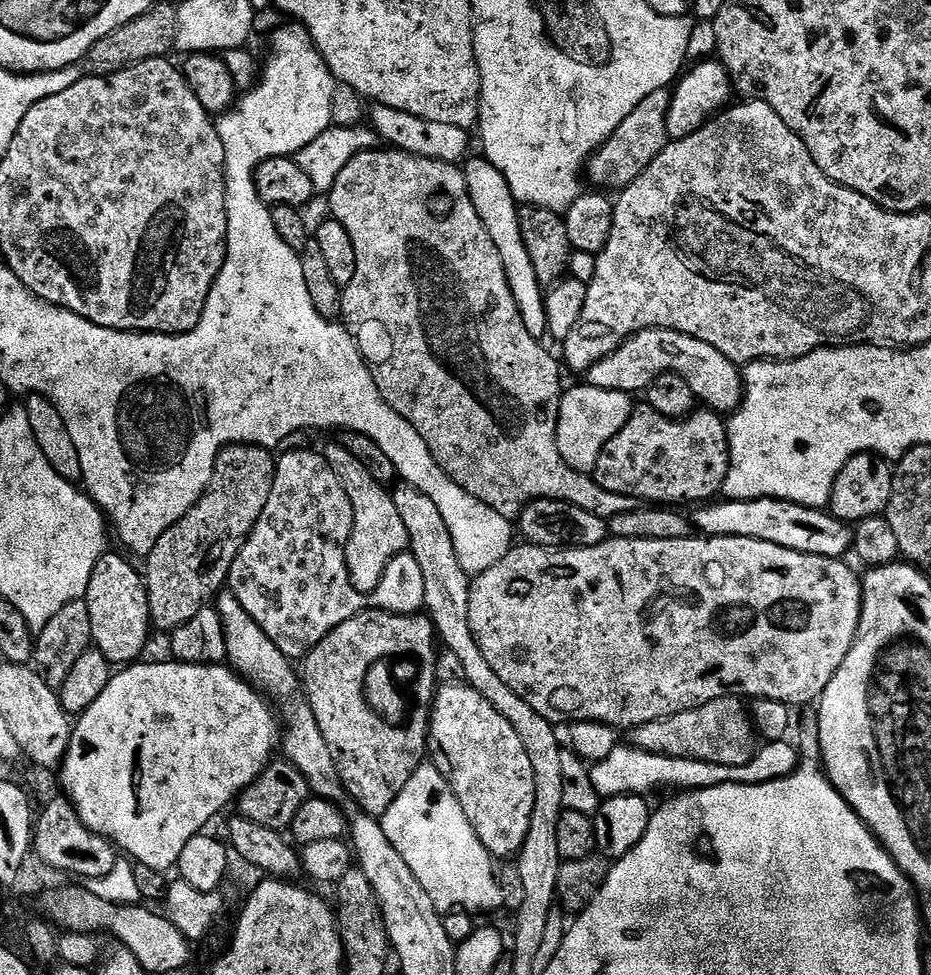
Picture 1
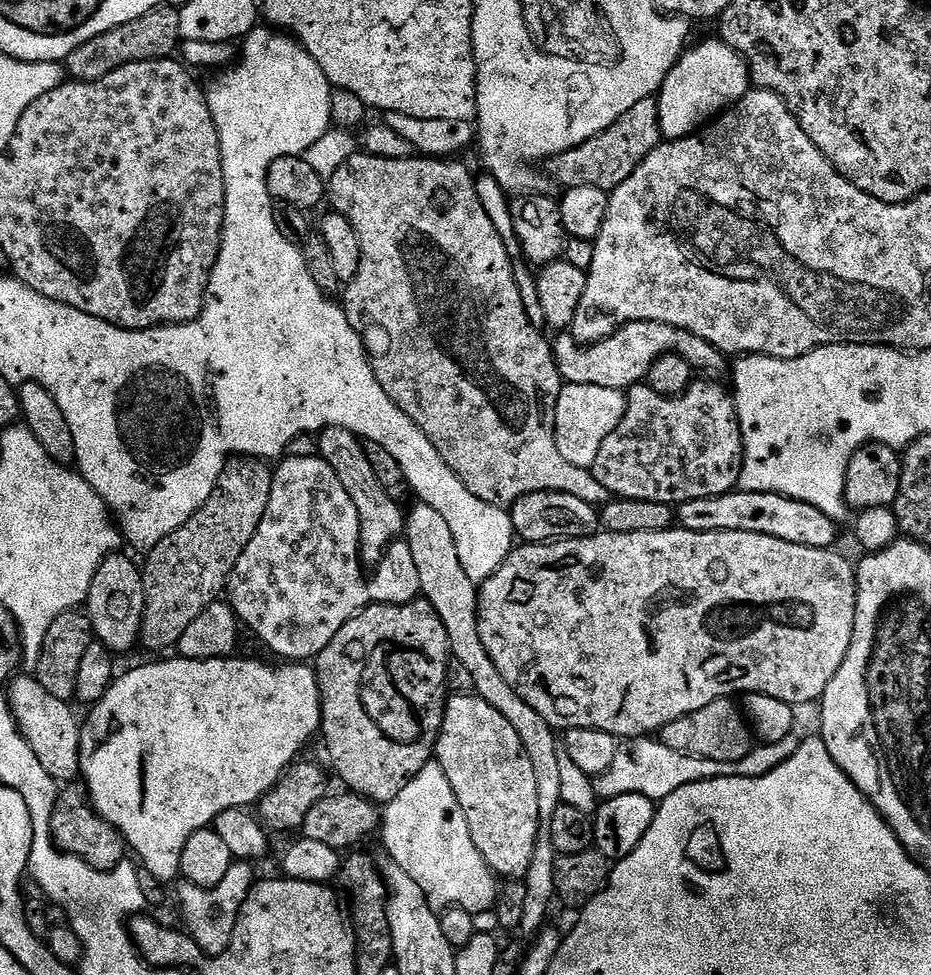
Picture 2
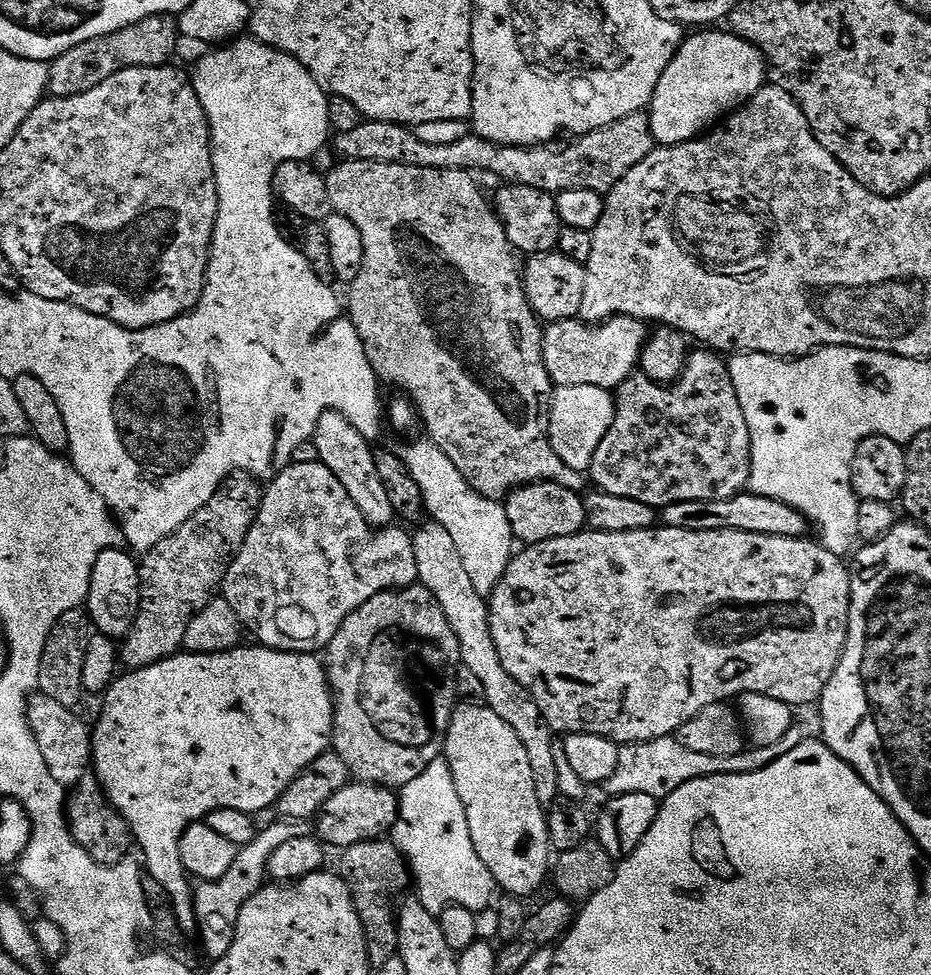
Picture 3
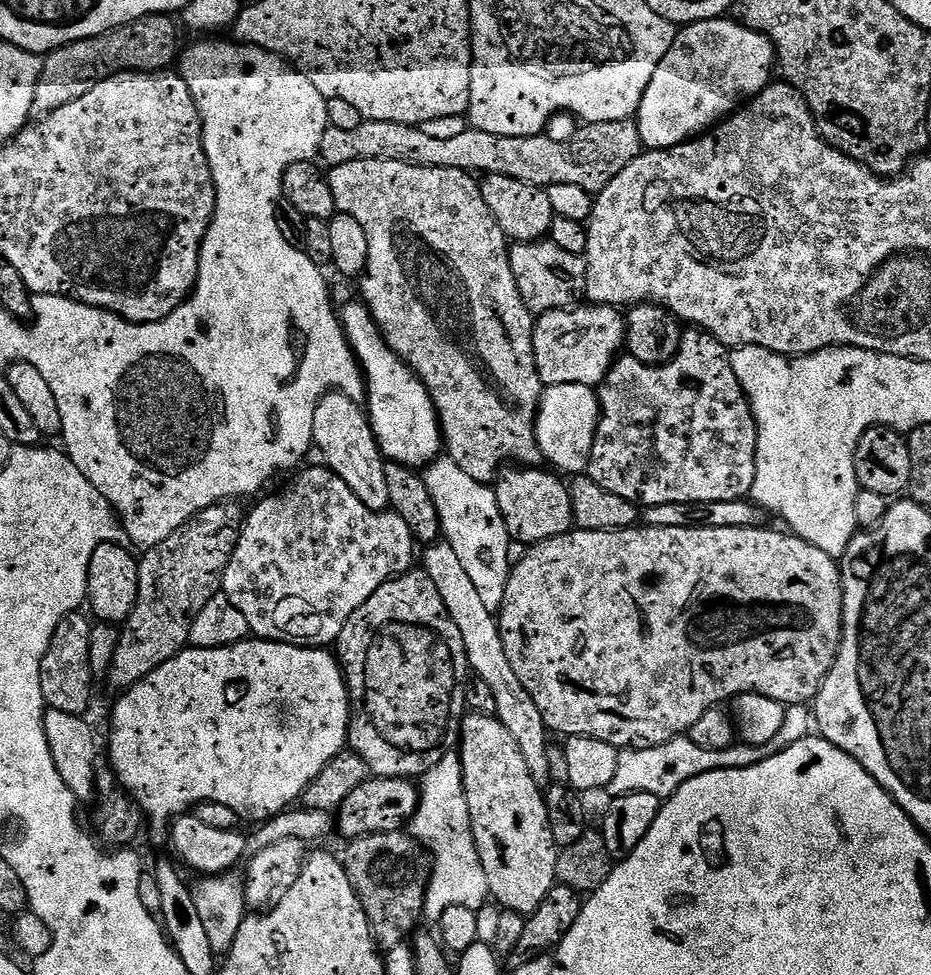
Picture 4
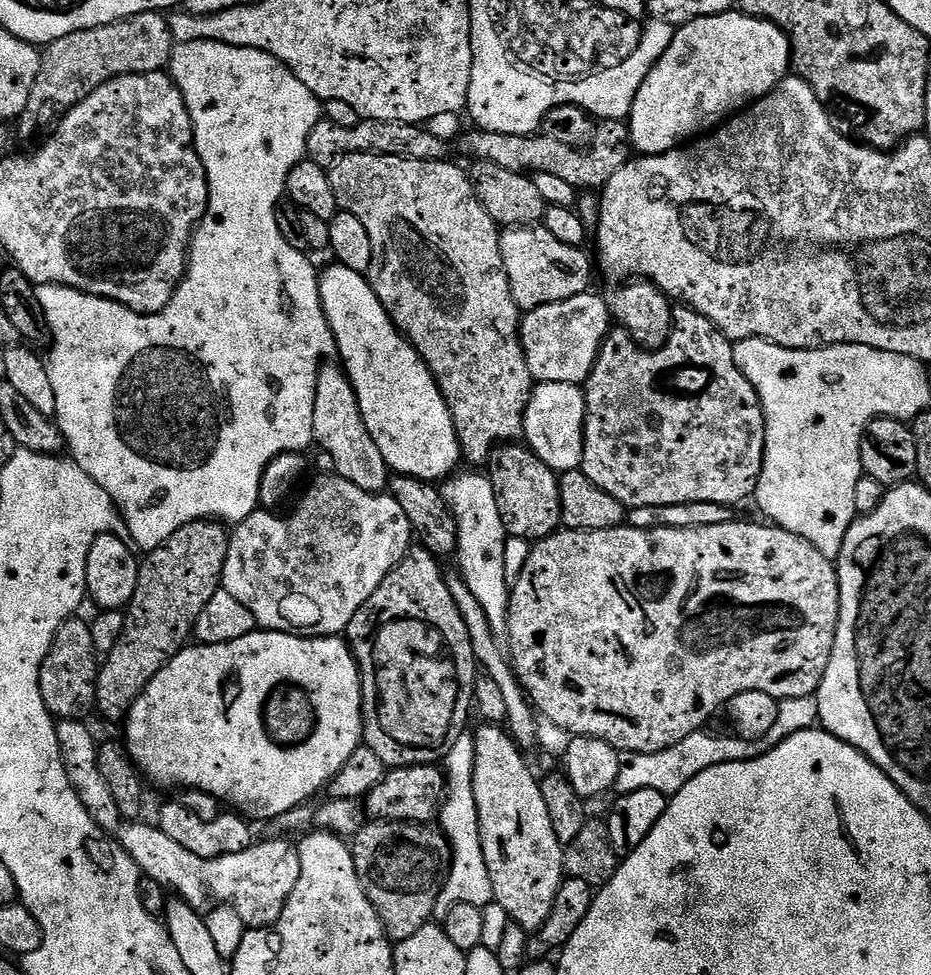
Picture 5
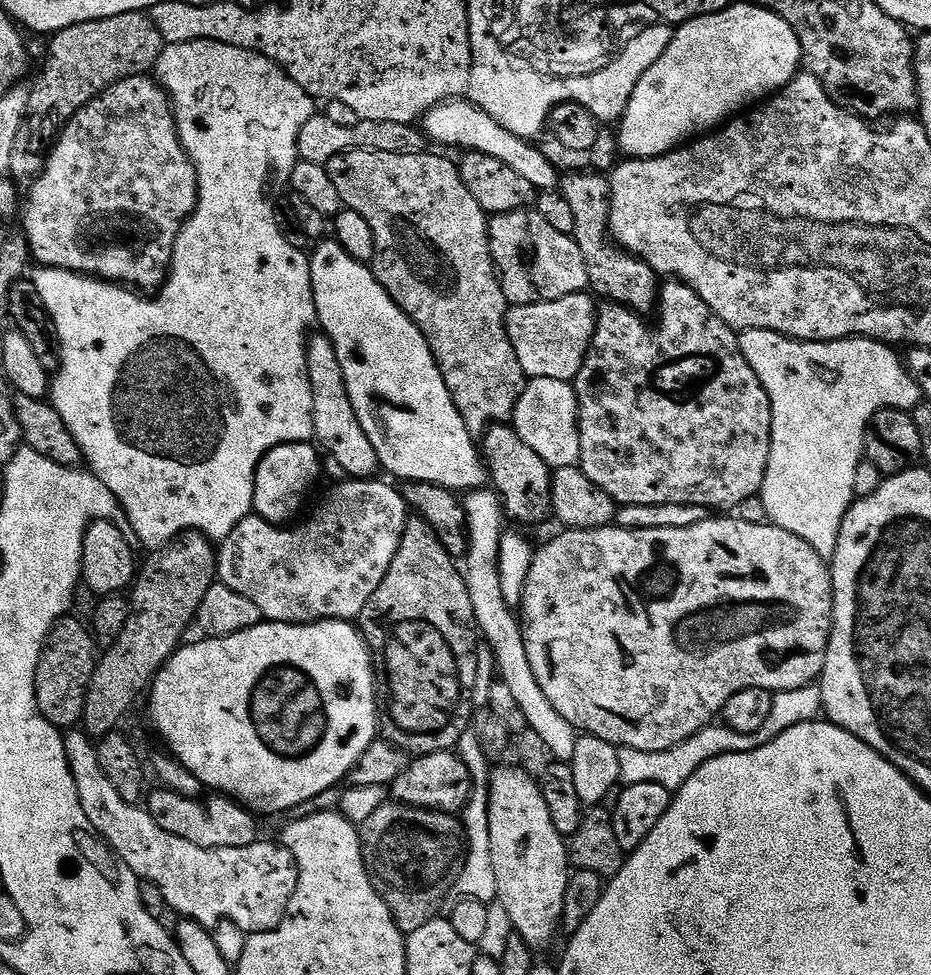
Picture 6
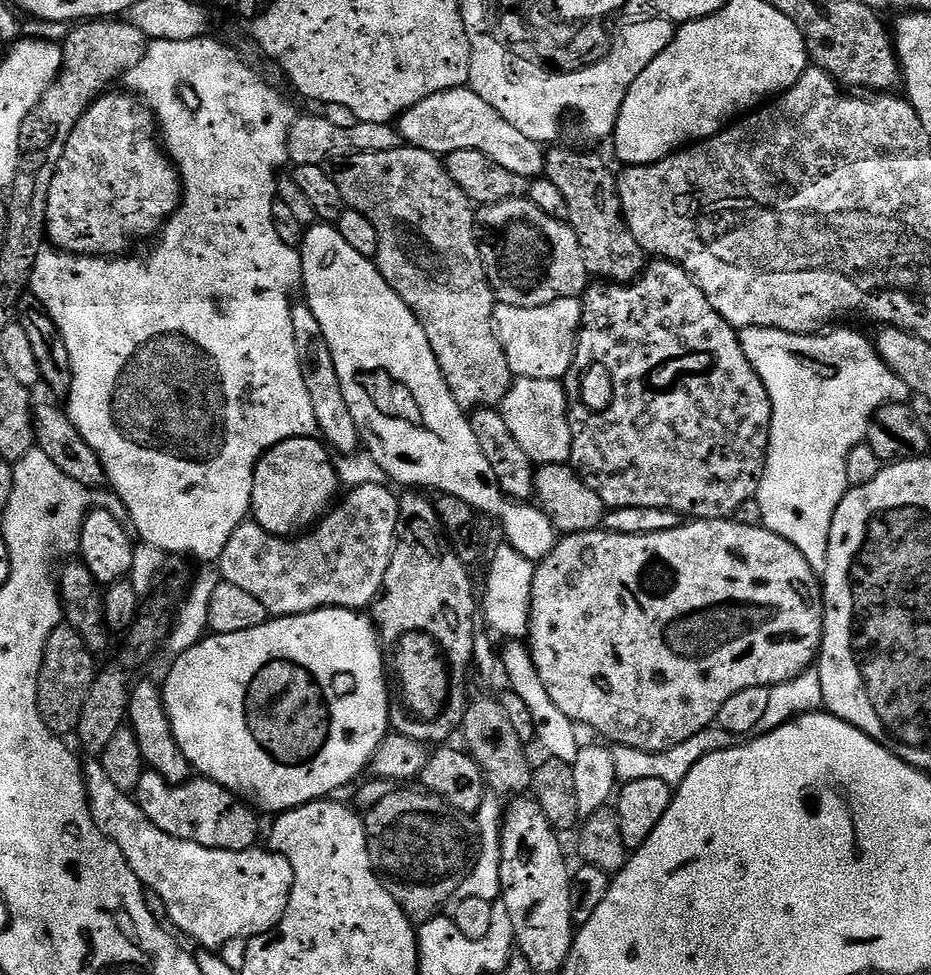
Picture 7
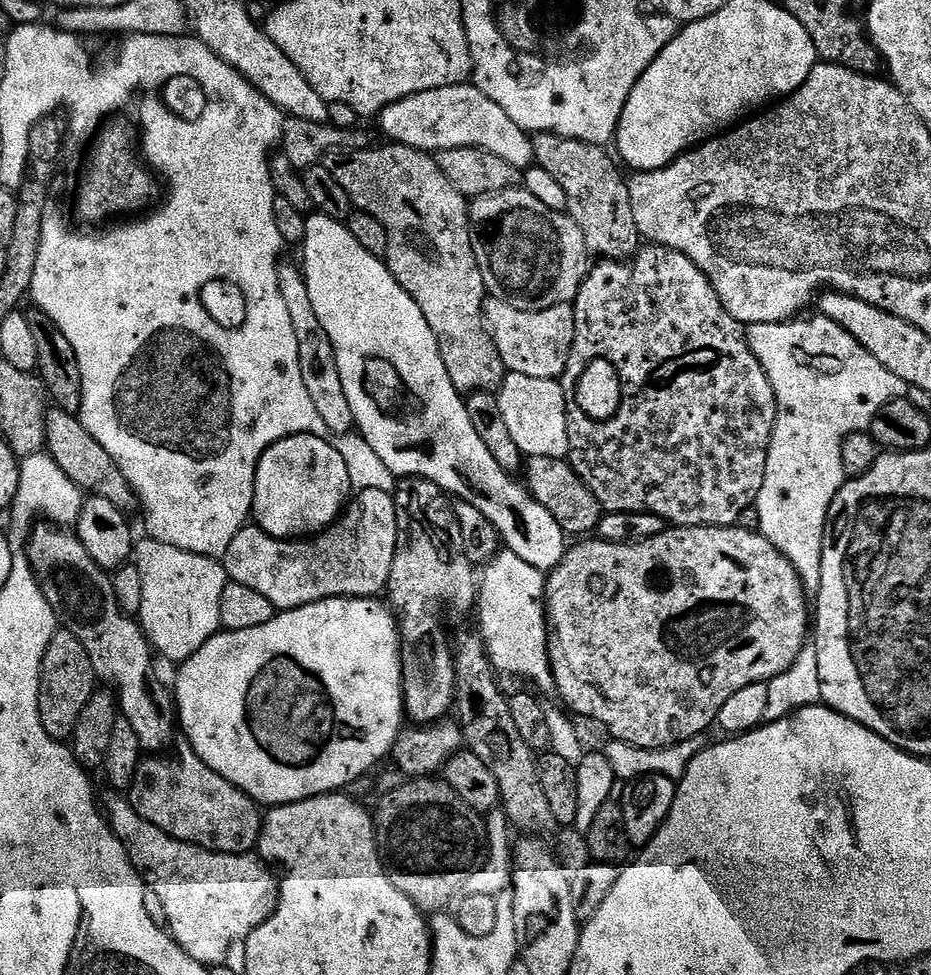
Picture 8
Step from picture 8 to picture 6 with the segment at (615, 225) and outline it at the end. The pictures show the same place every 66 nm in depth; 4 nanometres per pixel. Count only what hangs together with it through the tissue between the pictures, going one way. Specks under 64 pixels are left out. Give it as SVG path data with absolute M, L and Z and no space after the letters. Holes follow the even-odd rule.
M595 170L570 172L561 179L558 191L566 198L566 202L570 202L574 213L571 237L578 250L582 250L582 262L586 262L589 289L601 301L623 304L637 314L648 314L651 308L653 311L657 307L661 290L656 271L646 262L617 247L608 230L612 205L612 185L609 177Z

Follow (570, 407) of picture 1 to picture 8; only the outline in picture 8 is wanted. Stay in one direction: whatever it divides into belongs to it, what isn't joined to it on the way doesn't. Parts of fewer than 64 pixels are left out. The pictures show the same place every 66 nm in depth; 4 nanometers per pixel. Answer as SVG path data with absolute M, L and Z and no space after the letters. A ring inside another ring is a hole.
M508 372L498 389L502 418L514 438L514 446L525 457L565 459L568 455L568 415L564 388L559 379L526 378L526 374Z

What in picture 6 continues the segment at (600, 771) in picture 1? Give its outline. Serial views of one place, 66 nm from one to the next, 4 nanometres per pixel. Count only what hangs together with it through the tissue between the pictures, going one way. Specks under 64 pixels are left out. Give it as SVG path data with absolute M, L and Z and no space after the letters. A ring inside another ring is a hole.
M816 686L799 688L793 692L775 693L770 706L770 715L766 718L765 725L761 726L759 730L754 730L754 734L738 734L728 731L724 726L719 726L720 728L709 726L698 730L698 734L686 738L686 742L678 742L678 746L674 746L670 750L647 752L646 750L630 750L629 748L620 749L618 754L620 779L625 785L652 782L658 786L666 786L670 790L678 789L701 766L713 760L714 757L749 752L755 748L766 746L771 740L778 738L778 734L799 724L805 724L807 720L817 719L821 715L823 707L822 694L819 687Z

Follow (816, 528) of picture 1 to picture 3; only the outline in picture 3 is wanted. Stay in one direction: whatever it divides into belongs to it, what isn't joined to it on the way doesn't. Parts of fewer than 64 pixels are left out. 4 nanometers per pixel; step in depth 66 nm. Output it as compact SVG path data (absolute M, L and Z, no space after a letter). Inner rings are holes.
M745 490L734 498L725 500L703 500L702 502L674 502L662 509L662 520L669 528L709 532L710 530L738 530L750 534L766 534L782 538L804 538L809 535L810 521L798 510L786 502L758 496L751 490Z

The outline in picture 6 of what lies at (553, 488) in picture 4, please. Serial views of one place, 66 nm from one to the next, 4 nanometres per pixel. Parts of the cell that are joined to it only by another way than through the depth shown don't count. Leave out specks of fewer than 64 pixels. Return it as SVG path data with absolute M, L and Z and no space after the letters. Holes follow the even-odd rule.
M507 423L493 424L482 436L482 459L488 470L491 487L500 497L501 509L509 521L540 524L549 519L552 510L552 474L549 468Z

